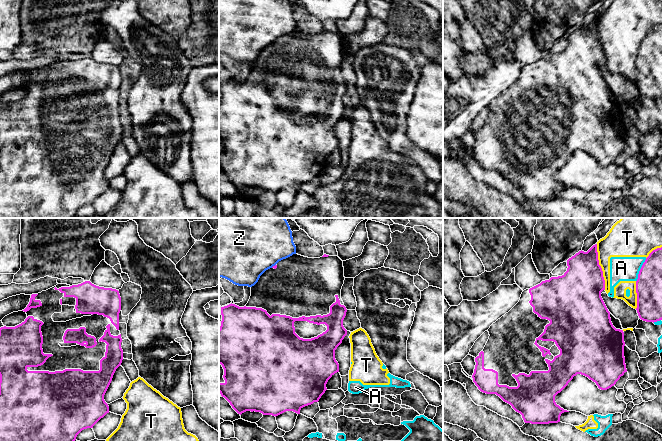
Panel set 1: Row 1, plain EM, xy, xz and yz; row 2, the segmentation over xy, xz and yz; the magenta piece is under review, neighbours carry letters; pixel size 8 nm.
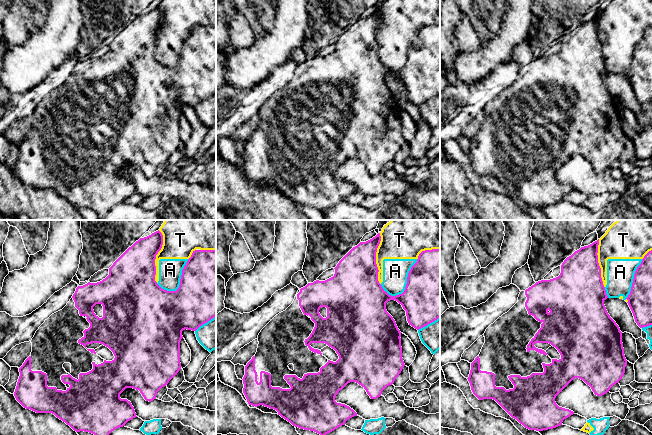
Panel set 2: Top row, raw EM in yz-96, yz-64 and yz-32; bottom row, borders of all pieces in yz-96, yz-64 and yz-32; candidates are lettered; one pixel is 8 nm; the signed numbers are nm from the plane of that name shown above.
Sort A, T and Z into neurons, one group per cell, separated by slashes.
A T / Z

